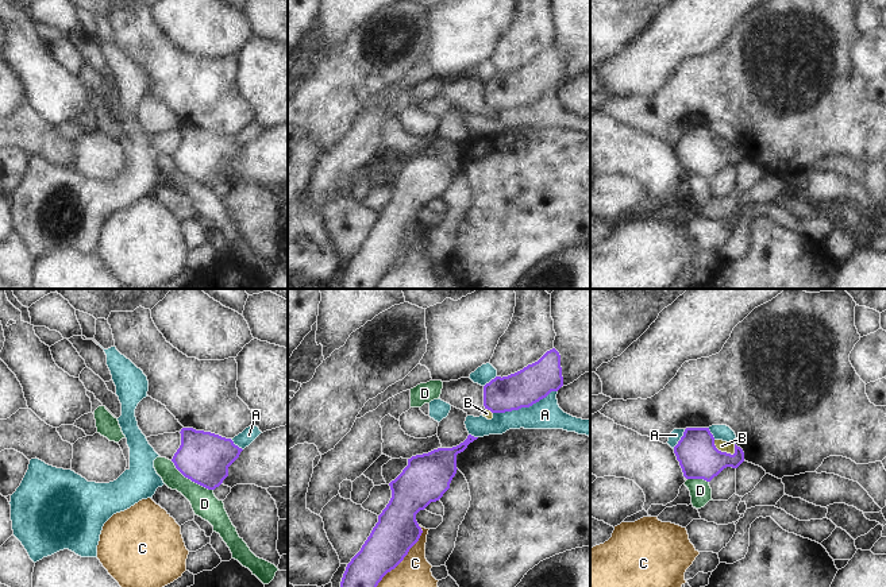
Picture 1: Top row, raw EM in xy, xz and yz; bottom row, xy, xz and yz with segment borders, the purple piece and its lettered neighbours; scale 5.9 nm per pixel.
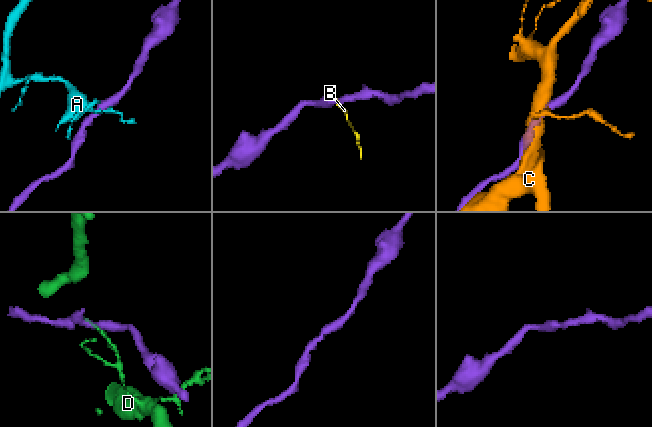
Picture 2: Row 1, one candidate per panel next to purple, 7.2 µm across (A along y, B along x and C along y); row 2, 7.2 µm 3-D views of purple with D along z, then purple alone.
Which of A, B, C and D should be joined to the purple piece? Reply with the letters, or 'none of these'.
none of these.

